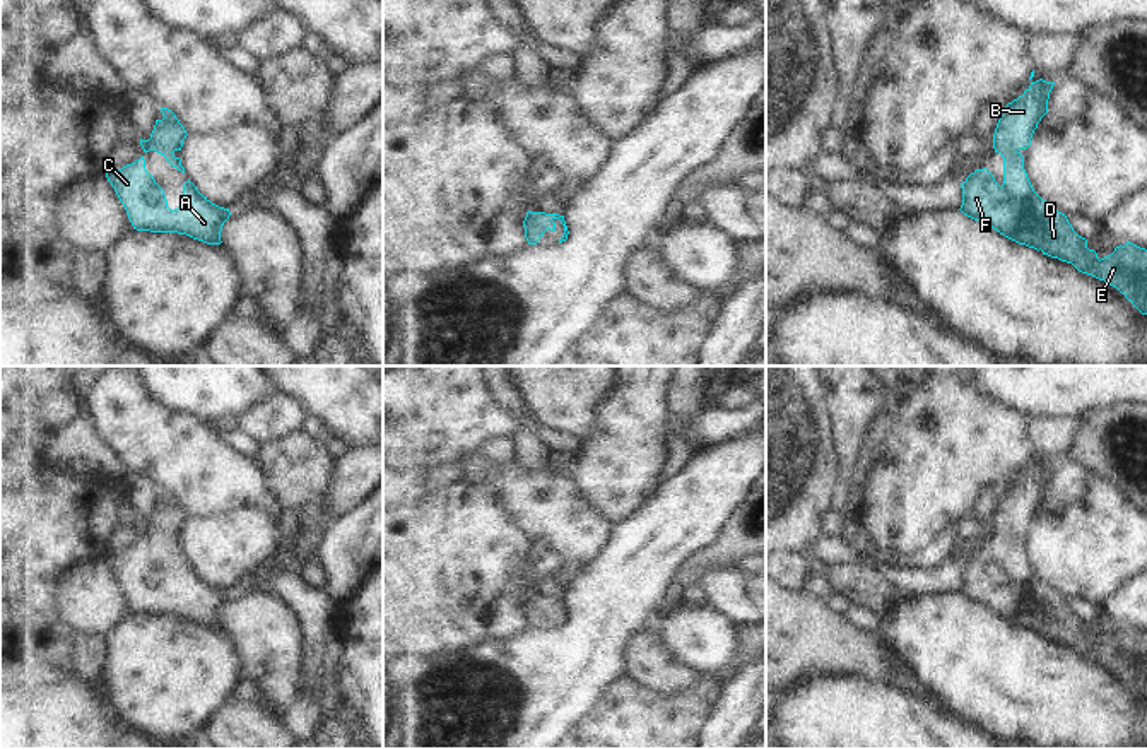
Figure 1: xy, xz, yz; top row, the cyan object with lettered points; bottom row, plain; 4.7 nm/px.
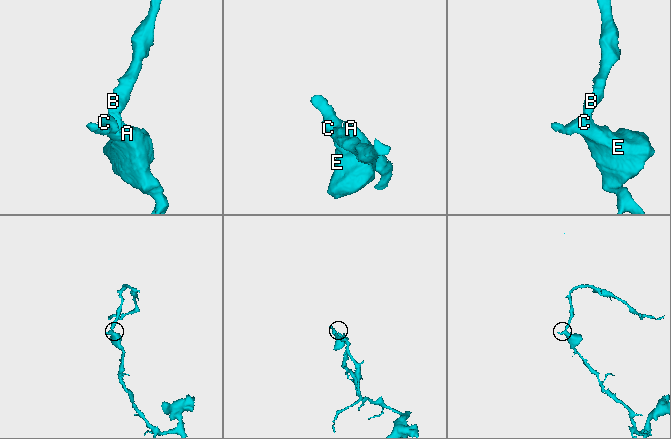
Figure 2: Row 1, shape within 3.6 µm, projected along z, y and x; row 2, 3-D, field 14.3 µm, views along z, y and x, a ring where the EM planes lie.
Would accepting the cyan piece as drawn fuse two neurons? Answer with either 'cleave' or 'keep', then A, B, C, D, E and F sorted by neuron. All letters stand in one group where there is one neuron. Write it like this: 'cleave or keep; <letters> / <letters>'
keep; A B C D E F

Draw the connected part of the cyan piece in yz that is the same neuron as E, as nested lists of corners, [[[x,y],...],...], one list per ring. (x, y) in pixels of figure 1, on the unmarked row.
[[[1032,465],[1022,479],[1000,494],[993,532],[1003,540],[1003,568],[983,551],[971,556],[962,571],[961,595],[991,609],[1005,621],[1072,646],[1079,655],[1116,670],[1142,698],[1147,698],[1147,633],[1130,624],[1104,641],[1087,631],[1067,599],[1032,571],[1019,535],[1031,528],[1055,465]]]

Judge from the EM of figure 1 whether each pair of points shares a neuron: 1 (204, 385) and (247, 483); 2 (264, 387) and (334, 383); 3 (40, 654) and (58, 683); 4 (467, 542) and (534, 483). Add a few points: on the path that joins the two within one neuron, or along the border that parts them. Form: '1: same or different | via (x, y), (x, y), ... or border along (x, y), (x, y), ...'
1: different | border along (175, 411), (185, 416), (199, 416), (212, 426)
2: different | border along (276, 383), (281, 390)
3: different | border along (58, 654), (41, 666), (17, 671)
4: different | border along (474, 484), (488, 484), (532, 539)

